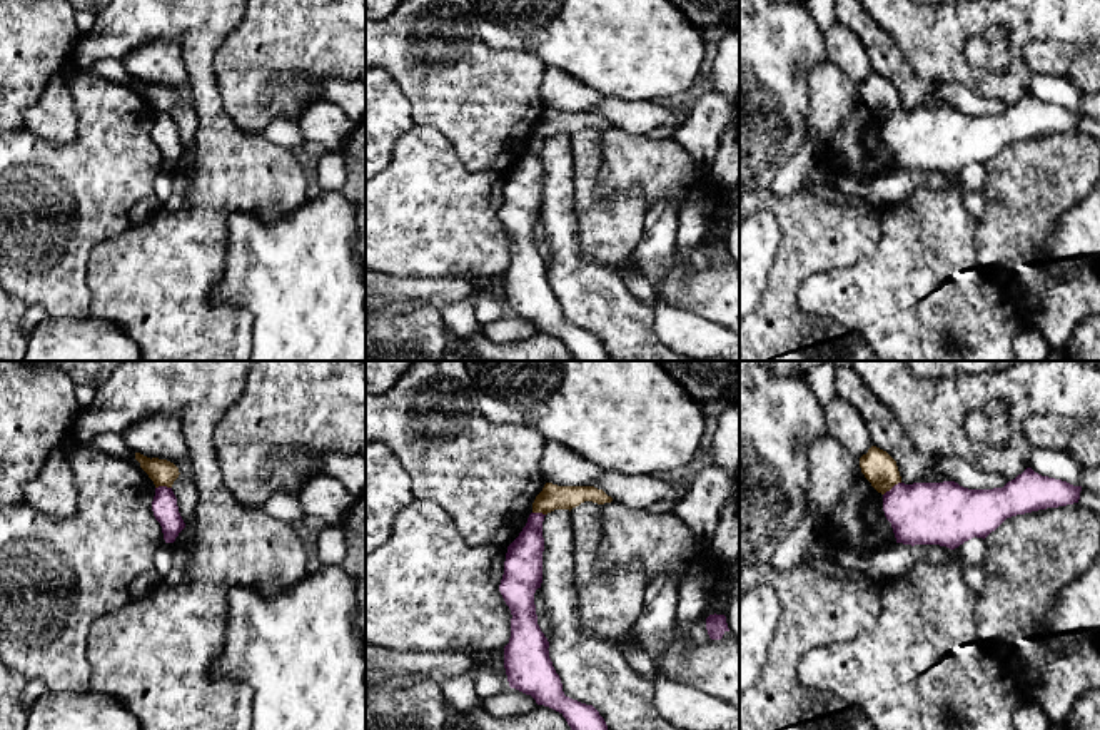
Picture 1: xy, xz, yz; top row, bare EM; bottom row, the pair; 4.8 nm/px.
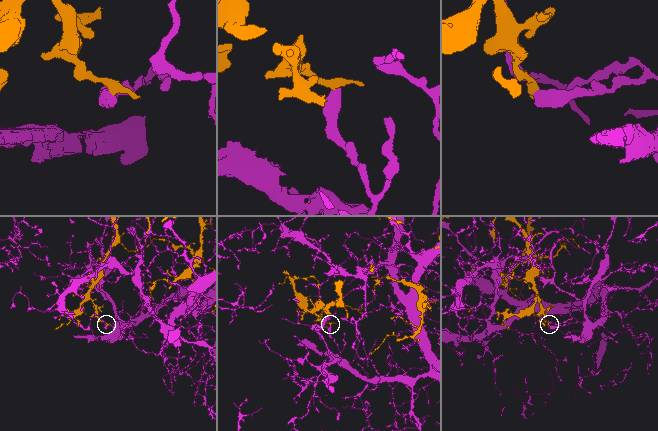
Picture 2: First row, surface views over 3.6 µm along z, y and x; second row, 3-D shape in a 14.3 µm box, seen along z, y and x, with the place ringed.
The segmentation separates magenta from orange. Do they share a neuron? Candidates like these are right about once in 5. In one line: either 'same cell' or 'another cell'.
another cell

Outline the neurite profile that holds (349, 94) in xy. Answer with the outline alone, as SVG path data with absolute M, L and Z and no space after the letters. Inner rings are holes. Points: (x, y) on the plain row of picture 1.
M305 74L290 75L290 89L307 100L329 100L336 104L352 122L366 120L366 82L359 77L314 79Z

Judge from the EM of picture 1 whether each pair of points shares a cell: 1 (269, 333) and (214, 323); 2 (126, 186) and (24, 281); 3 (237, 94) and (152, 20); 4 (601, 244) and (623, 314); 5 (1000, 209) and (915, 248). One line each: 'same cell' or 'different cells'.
1: different cells
2: same cell
3: different cells
4: different cells
5: different cells

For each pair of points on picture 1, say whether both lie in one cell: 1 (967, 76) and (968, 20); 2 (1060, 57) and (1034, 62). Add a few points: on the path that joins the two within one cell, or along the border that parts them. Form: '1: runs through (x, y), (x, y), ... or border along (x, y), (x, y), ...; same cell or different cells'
1: runs through (955, 62), (955, 34); same cell
2: runs through (1054, 60), (1040, 62); same cell

